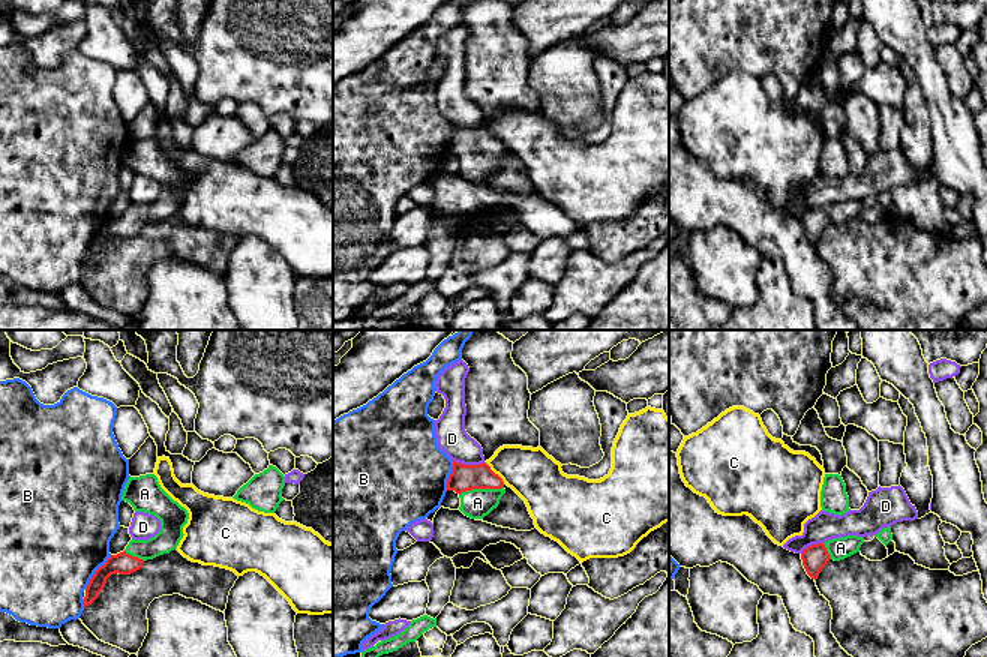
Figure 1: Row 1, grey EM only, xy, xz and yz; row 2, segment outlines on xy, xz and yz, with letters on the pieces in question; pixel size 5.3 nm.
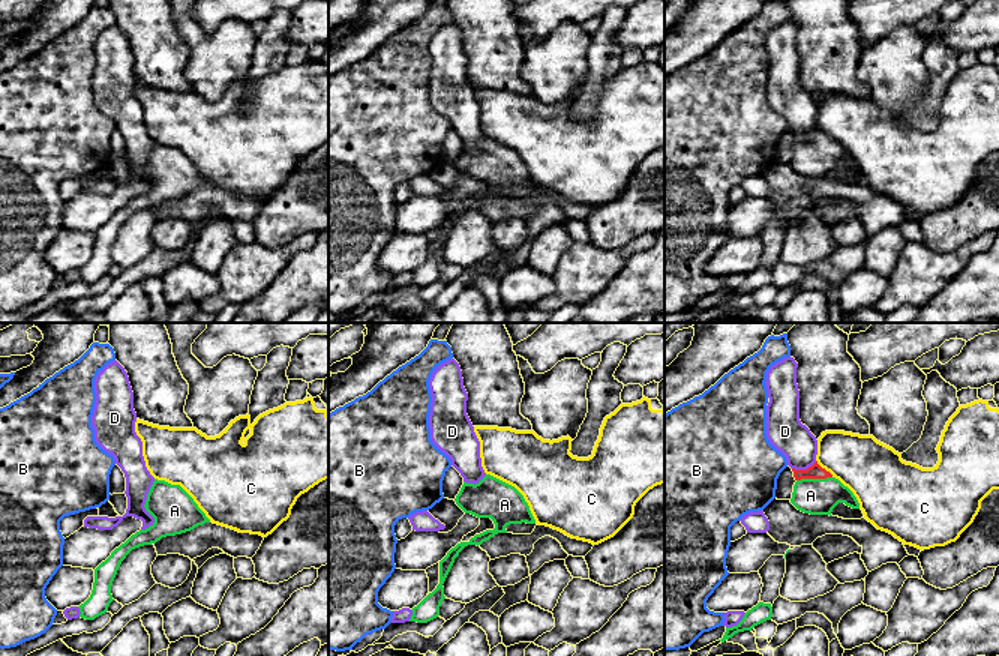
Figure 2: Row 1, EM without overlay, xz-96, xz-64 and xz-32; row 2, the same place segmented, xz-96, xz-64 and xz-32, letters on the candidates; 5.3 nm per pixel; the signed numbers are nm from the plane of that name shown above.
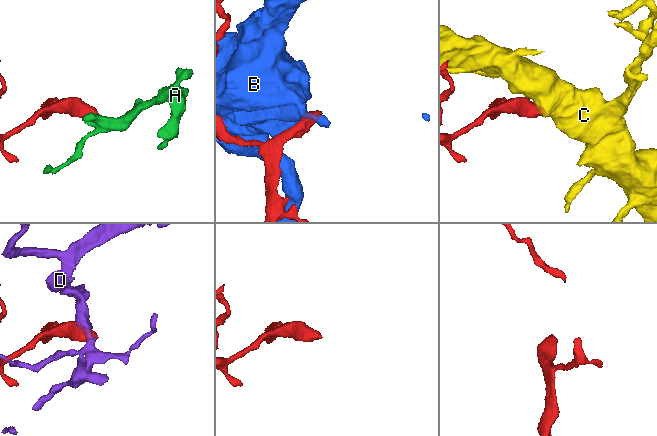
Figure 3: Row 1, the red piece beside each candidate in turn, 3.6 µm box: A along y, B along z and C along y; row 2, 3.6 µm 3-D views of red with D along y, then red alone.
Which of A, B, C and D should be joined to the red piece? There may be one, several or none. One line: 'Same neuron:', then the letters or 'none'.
Same neuron: A

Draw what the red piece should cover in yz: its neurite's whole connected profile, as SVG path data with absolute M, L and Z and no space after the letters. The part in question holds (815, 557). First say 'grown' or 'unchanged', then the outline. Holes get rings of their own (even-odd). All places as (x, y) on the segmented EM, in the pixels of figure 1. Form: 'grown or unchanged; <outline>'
grown; M846 536L806 548L801 554L802 566L812 579L818 579L830 560L840 561L860 552L862 537Z

